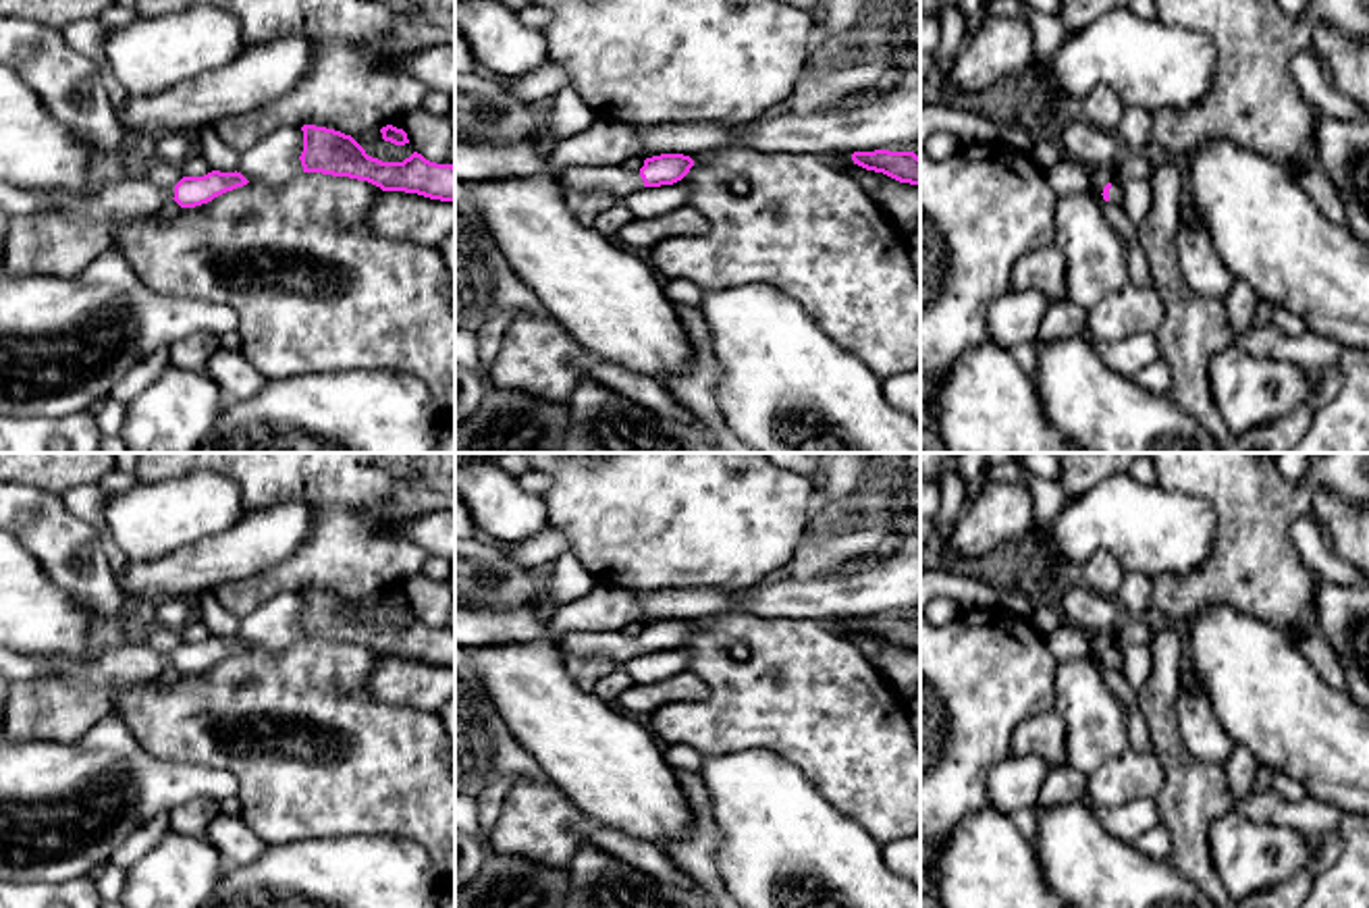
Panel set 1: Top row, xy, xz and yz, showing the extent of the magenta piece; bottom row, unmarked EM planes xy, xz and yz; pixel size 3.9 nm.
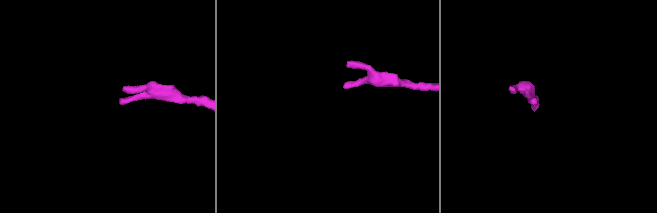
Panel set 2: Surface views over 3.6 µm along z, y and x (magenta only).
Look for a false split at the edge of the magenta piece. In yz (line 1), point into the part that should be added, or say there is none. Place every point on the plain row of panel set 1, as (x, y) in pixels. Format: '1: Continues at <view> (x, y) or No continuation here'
1: Continues at yz (1116, 653)

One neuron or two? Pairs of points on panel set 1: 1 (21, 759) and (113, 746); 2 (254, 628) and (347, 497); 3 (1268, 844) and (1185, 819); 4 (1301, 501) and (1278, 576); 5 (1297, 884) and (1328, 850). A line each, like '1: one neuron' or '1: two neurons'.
1: one neuron
2: two neurons
3: two neurons
4: one neuron
5: one neuron

